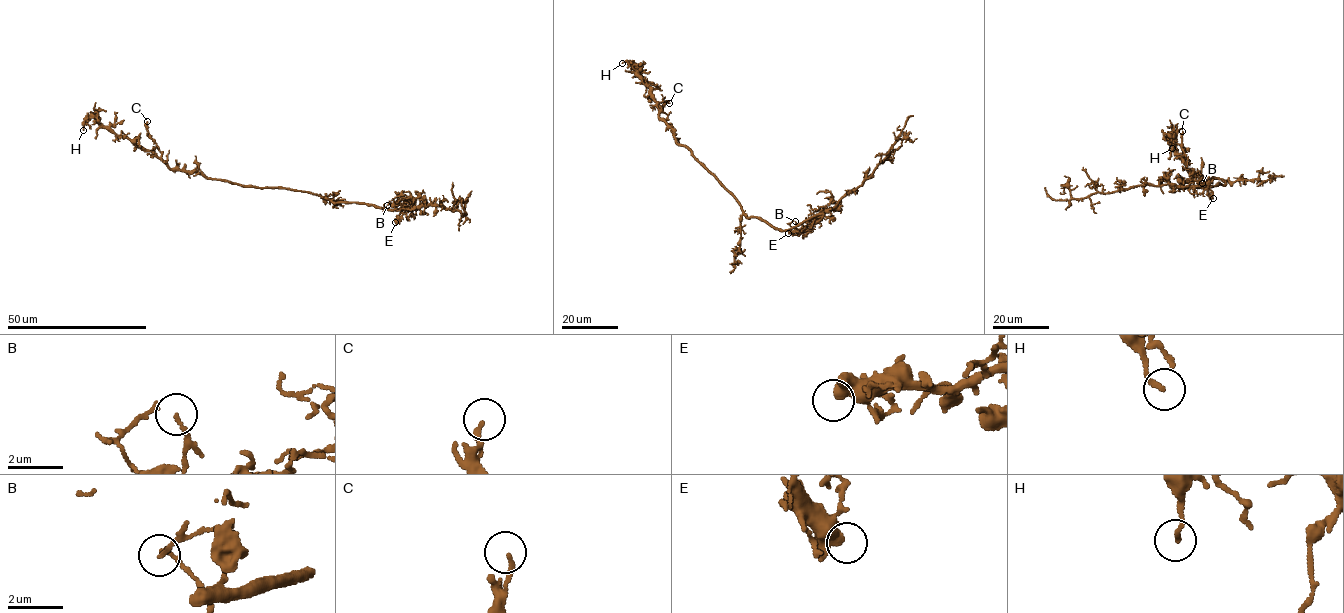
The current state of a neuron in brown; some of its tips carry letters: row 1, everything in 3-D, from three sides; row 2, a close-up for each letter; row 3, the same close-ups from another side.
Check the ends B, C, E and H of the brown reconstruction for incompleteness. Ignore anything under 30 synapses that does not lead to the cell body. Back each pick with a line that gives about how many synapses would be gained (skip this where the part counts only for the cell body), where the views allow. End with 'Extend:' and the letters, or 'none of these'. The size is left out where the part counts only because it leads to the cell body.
Extend: none of these

